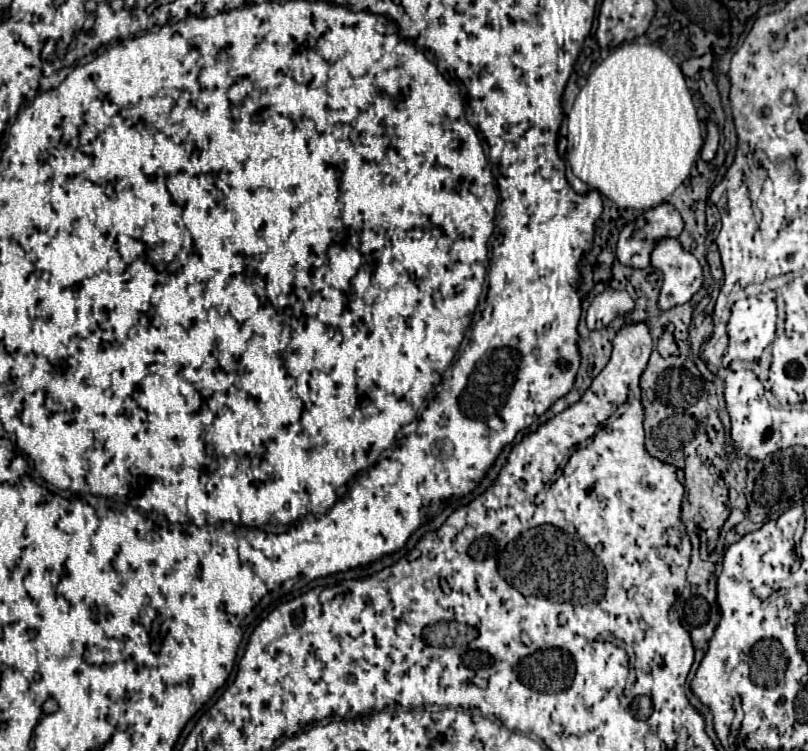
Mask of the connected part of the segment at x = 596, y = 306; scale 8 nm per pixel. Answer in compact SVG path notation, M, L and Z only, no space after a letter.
M607 290L597 294L587 310L587 326L591 330L601 330L617 316L627 316L635 308L633 298L623 290Z

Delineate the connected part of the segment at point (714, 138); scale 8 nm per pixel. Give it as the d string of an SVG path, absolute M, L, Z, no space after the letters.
M707 120L707 138L701 150L701 160L711 162L717 154L717 148L719 148L719 126L713 120Z

